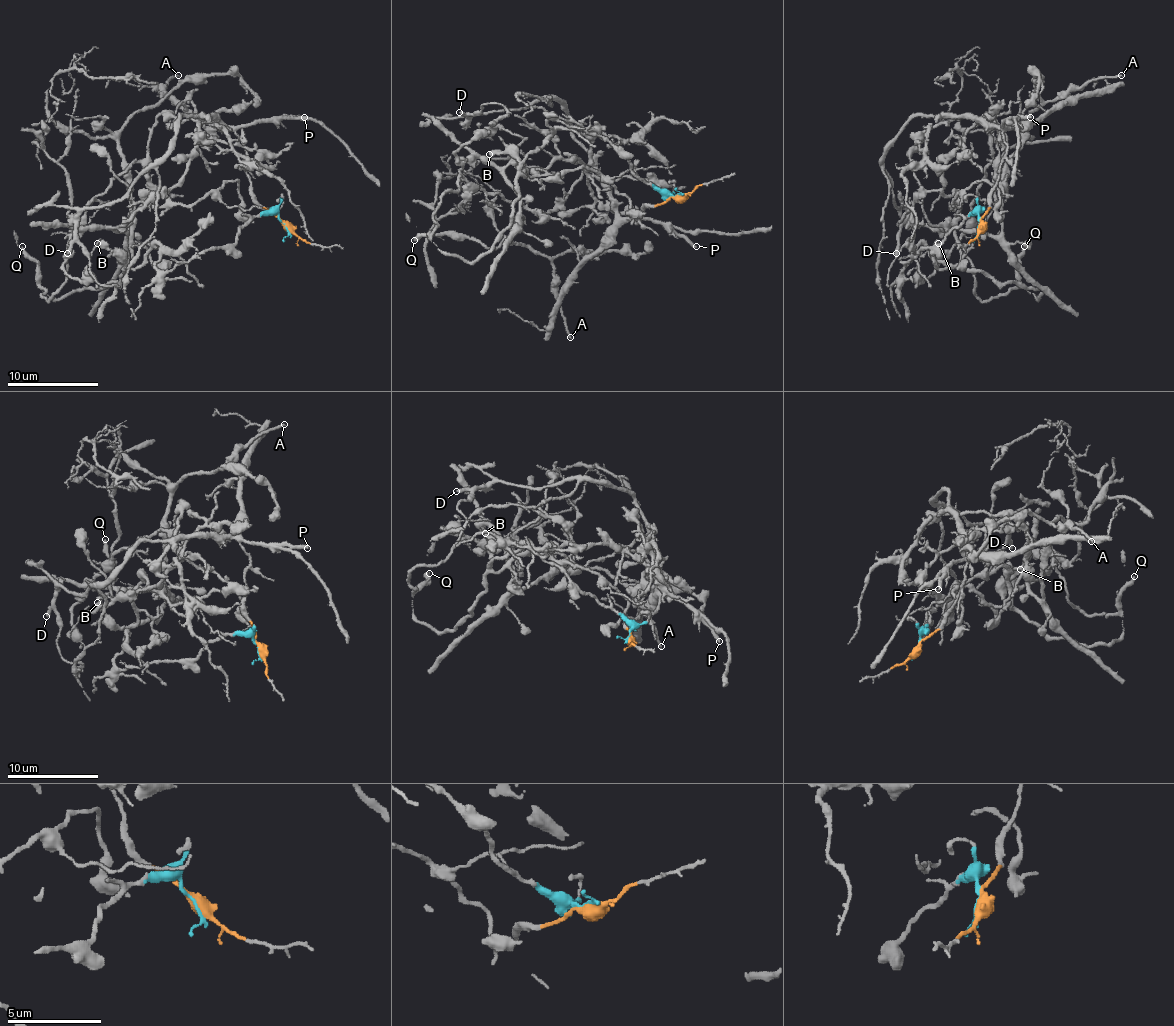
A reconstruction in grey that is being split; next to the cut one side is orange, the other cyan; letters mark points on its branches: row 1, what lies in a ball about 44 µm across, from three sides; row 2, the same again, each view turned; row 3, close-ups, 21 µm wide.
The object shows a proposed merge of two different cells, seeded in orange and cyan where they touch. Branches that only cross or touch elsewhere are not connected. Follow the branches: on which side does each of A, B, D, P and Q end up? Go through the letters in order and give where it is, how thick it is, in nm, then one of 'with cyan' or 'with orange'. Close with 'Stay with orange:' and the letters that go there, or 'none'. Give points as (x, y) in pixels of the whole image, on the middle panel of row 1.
A: at (570, 337); 190 nm thick; with orange
B: at (489, 154); 340 nm thick; with cyan
D: at (459, 112); 280 nm thick; with orange
P: at (696, 246); 280 nm thick; with orange
Q: at (414, 240); 260 nm thick; with cyan
Stay with orange: A, D, P

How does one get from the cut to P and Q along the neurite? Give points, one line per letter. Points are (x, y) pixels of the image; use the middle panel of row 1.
P: (678, 196), (644, 208), (637, 217), (637, 224), (628, 219), (669, 224), (696, 246)
Q: (678, 194), (635, 171), (525, 171), (509, 226), (470, 262), (429, 235), (413, 240)

